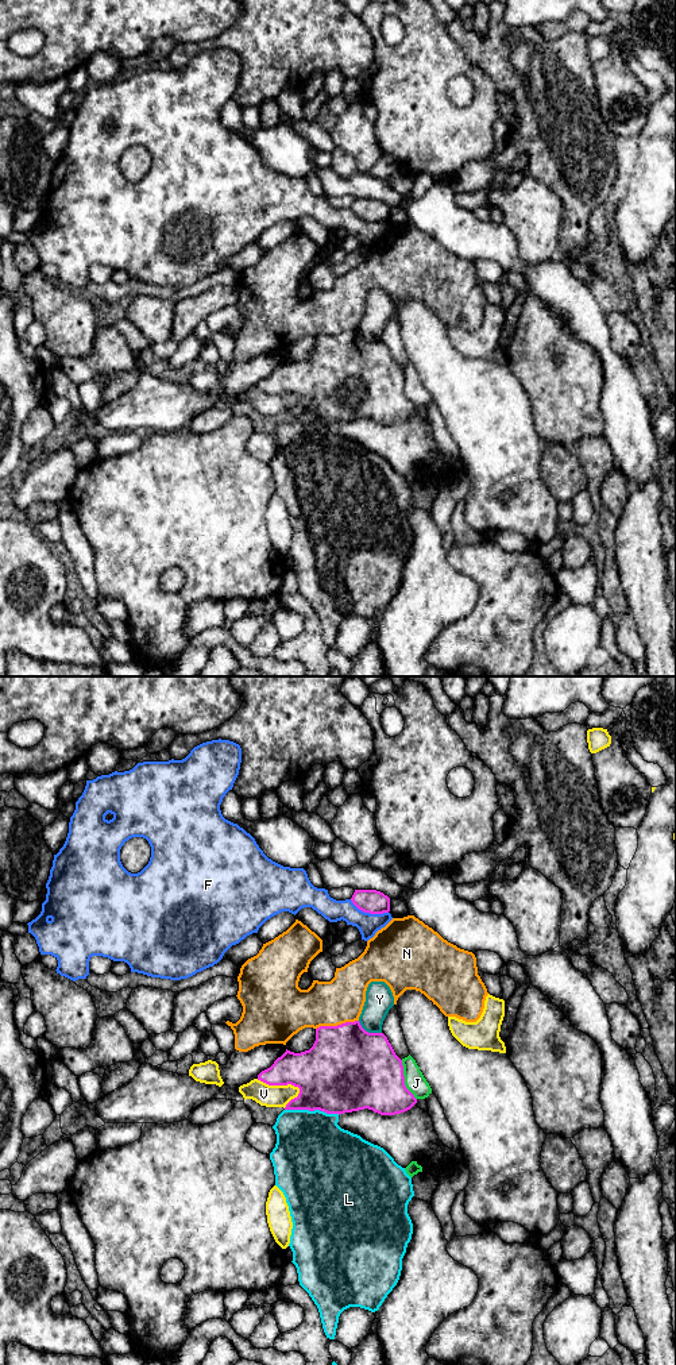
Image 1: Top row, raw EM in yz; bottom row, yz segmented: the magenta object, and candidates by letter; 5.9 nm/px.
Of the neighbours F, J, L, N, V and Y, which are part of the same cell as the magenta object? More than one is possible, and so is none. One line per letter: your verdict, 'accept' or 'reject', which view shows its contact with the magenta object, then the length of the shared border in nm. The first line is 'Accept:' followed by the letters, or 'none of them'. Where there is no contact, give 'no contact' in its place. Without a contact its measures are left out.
Accept: none of them
F: reject; meets magenta in yz; contact 240 nm long
J: reject; meets magenta in yz; contact 260 nm long
L: reject; meets magenta in yz; contact 320 nm long
N: reject; meets magenta in yz; contact 260 nm long
V: reject; meets magenta in yz; contact 280 nm long
Y: reject; meets magenta in yz; contact 160 nm long

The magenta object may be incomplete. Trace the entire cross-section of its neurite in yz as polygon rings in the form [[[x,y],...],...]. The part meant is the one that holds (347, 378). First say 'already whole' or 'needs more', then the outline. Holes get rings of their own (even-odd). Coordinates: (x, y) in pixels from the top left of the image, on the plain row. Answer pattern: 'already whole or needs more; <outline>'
already whole; [[[359,329],[316,338],[316,350],[309,359],[286,360],[258,383],[269,394],[291,393],[300,397],[285,419],[320,419],[344,423],[372,419],[381,424],[395,424],[410,419],[417,408],[405,394],[402,369],[395,363],[383,342],[366,340]]]

